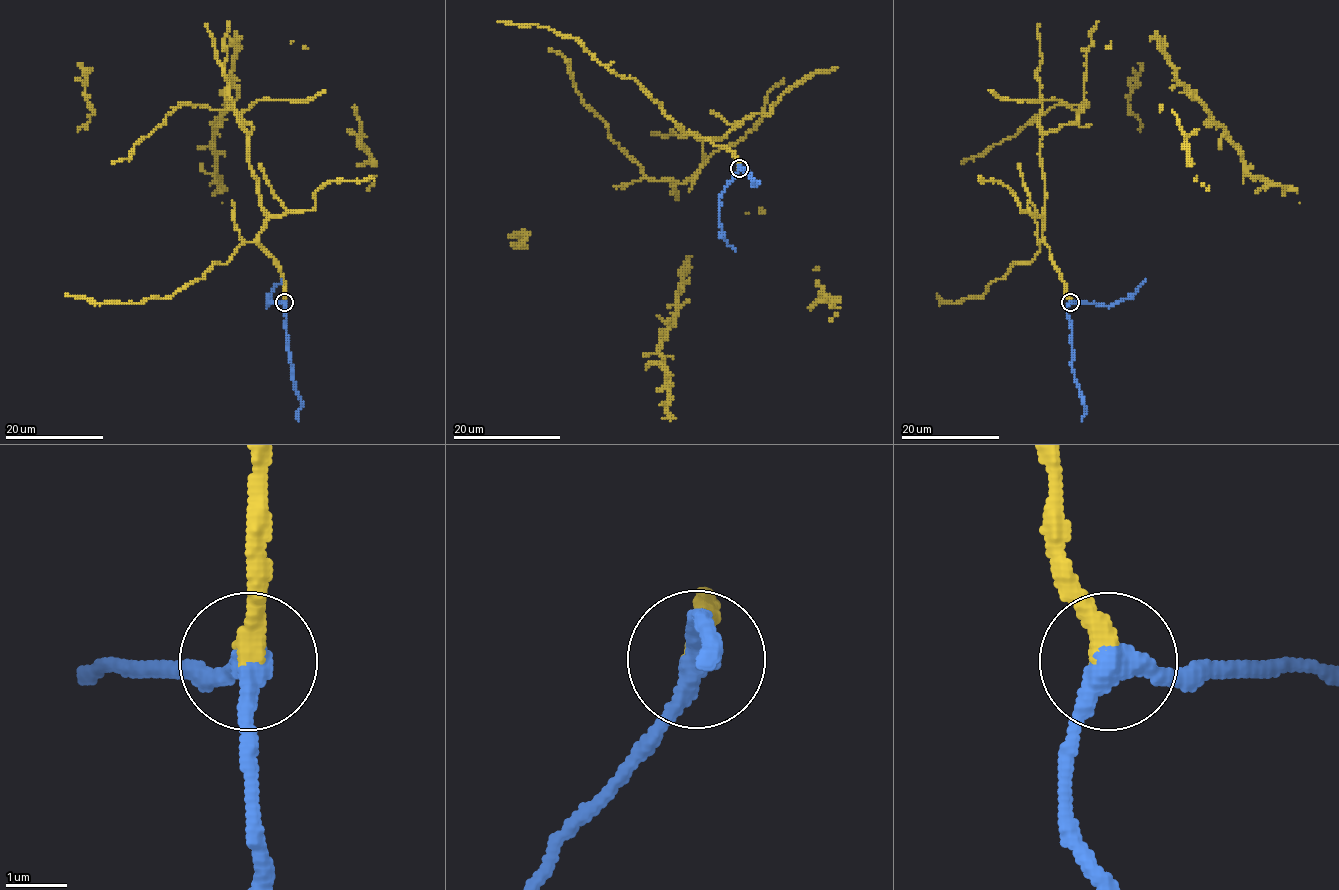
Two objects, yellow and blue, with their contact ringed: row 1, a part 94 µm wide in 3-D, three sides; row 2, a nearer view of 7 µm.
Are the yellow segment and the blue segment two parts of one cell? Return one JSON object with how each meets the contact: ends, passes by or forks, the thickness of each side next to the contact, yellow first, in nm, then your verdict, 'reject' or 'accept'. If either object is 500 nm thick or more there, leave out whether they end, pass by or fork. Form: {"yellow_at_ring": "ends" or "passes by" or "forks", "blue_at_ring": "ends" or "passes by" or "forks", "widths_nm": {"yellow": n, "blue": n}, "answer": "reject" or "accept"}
{"yellow_at_ring": "ends", "blue_at_ring": "passes by", "widths_nm": {"yellow": 360, "blue": 360}, "answer": "accept"}

